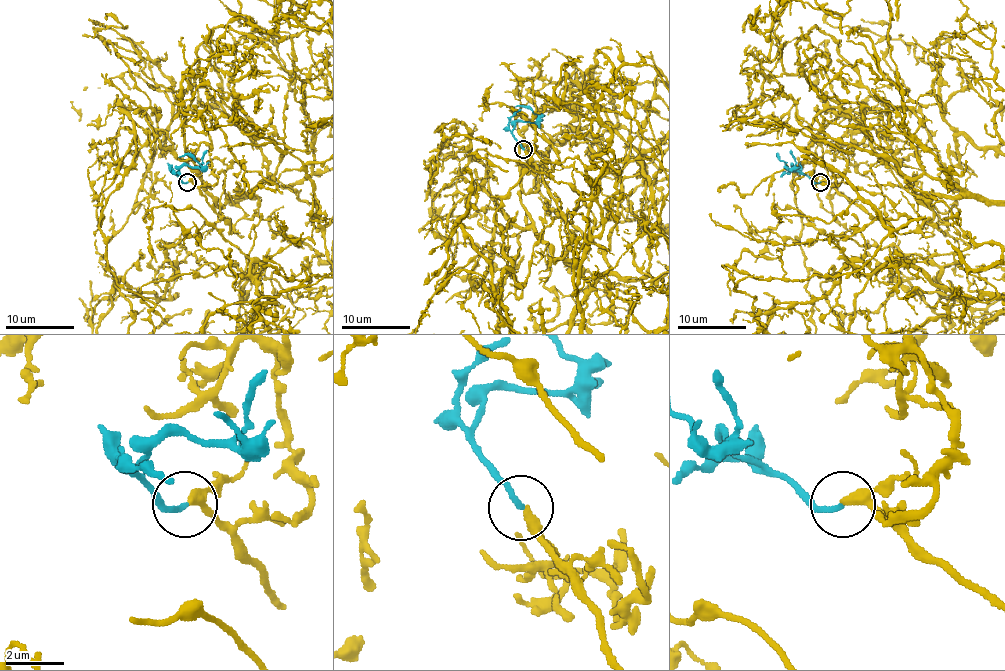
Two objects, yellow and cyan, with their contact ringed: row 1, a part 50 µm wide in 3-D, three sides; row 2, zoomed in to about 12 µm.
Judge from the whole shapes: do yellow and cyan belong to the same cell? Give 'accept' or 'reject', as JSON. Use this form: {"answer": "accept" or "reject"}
{"answer": "accept"}

